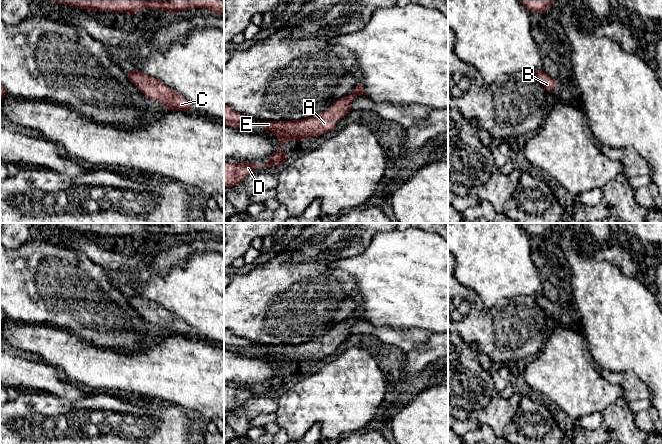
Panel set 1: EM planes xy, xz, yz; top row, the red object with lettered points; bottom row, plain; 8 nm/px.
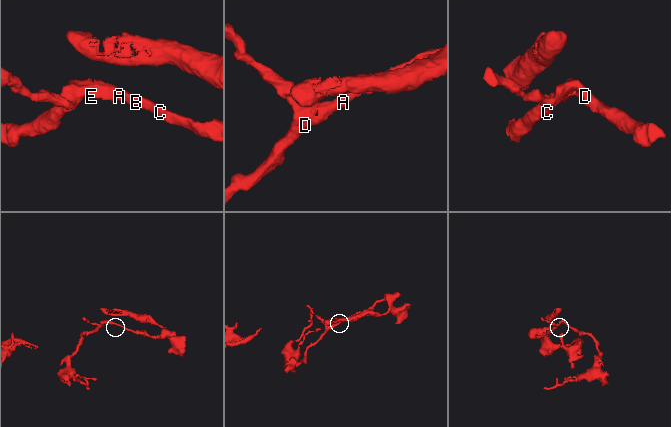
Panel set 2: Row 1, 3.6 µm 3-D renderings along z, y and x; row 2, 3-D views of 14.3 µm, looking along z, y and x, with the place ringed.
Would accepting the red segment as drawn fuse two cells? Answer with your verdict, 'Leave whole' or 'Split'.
Leave whole

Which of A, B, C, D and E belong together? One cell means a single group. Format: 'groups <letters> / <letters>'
groups A B C D E

